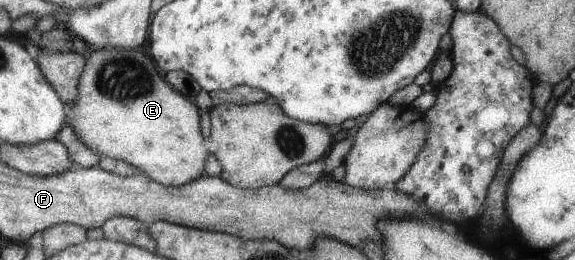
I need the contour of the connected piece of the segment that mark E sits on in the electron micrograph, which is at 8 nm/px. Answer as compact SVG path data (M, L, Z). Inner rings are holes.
M113 47L90 49L85 57L86 66L78 83L78 102L68 113L68 124L79 140L99 156L125 161L167 187L183 186L203 176L209 154L203 146L199 110L163 80L153 60L139 50Z

